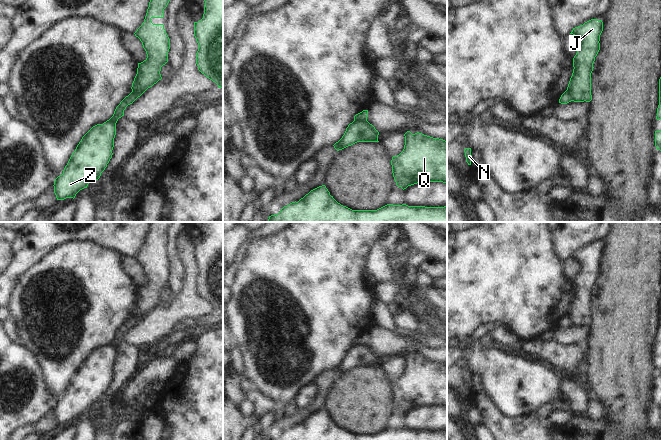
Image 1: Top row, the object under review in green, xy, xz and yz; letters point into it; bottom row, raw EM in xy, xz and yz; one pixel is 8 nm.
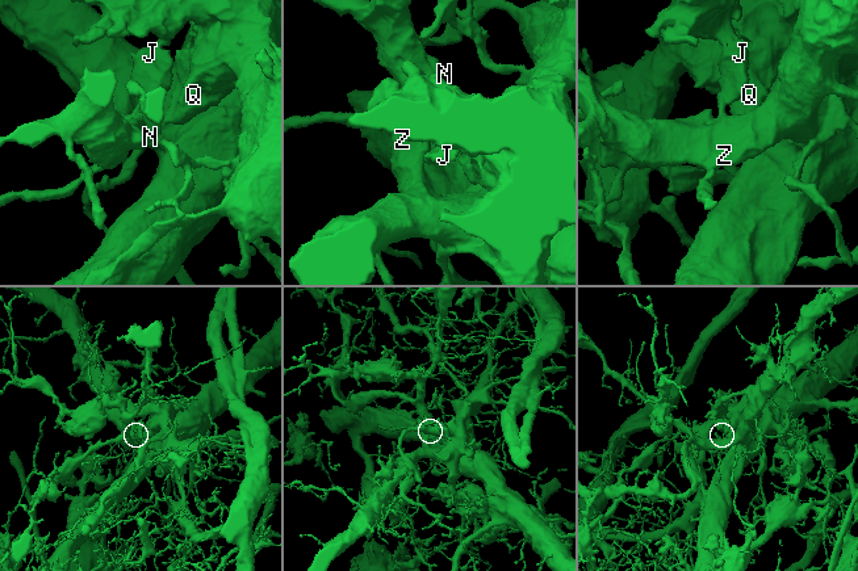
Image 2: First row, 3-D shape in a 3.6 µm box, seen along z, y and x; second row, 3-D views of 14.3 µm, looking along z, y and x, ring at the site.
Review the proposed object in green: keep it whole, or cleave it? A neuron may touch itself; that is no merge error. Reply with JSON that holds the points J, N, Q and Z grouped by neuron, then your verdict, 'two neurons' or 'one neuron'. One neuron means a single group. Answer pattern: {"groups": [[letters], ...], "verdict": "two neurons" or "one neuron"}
{"groups": [["J", "Q"], ["N", "Z"]], "verdict": "two neurons"}

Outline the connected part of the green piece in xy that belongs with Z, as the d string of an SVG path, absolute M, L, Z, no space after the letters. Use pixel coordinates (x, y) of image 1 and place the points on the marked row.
M131 92L116 107L113 116L103 124L93 126L81 139L72 153L63 174L54 181L57 200L75 198L93 180L98 180L112 158L116 123L124 116L124 110L141 93Z

